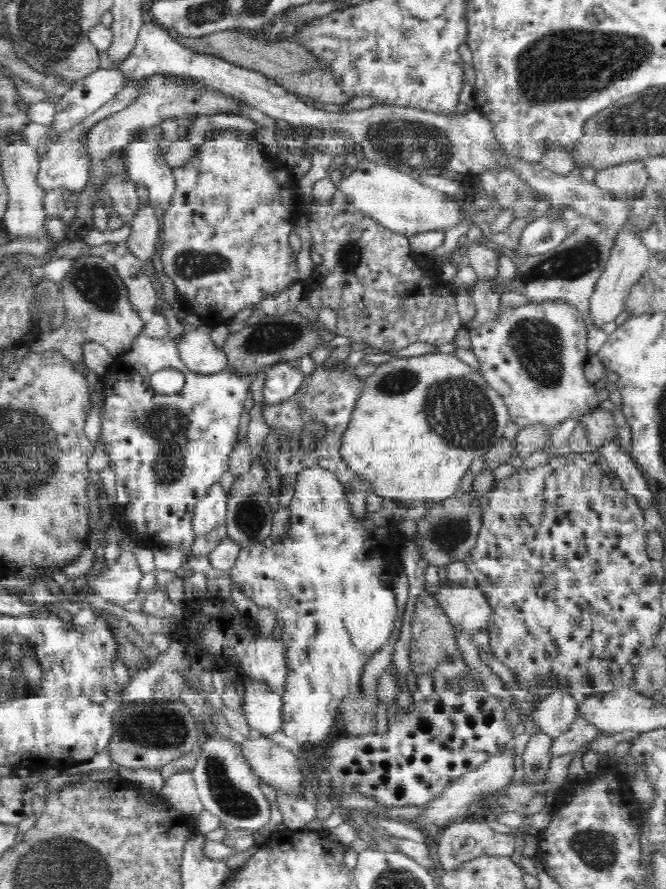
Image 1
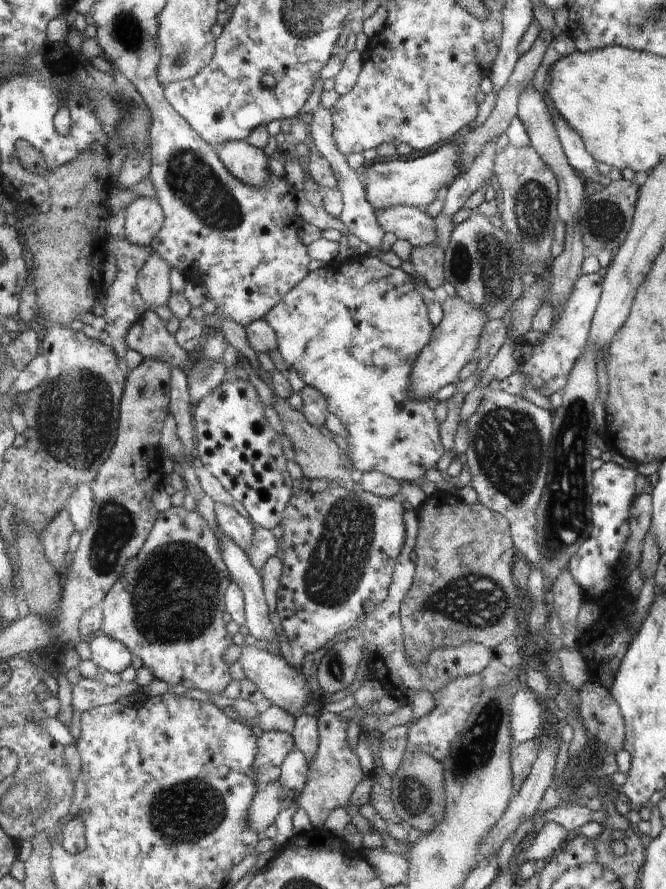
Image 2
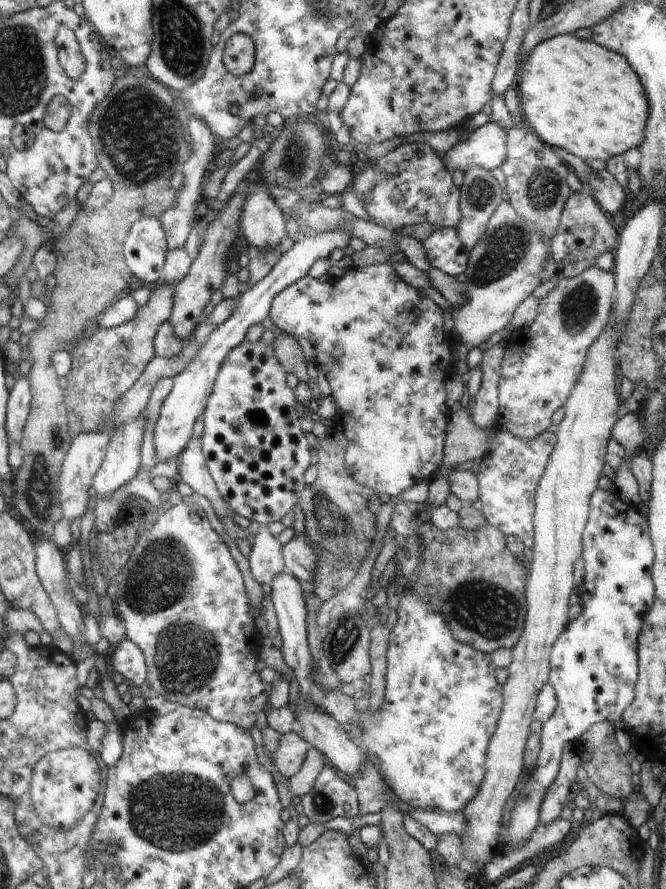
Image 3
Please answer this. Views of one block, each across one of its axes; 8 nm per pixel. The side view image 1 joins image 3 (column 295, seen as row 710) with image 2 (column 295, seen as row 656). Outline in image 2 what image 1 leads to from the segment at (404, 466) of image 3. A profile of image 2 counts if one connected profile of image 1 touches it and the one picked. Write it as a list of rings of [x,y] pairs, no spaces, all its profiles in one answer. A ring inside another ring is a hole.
[[[376,257],[362,258],[362,260],[351,260],[345,263],[330,262],[324,264],[323,267],[316,271],[312,271],[310,275],[304,278],[298,286],[294,287],[290,294],[278,303],[274,309],[267,312],[266,322],[274,329],[277,338],[277,348],[282,354],[289,369],[296,370],[306,385],[317,388],[327,400],[328,412],[336,414],[344,424],[348,437],[348,456],[352,459],[358,472],[378,471],[386,476],[396,479],[400,483],[410,483],[419,487],[425,480],[424,474],[426,470],[438,466],[437,462],[442,458],[446,449],[442,445],[442,436],[440,436],[440,424],[436,421],[436,400],[434,398],[423,398],[416,400],[411,396],[412,388],[412,370],[420,352],[430,343],[430,336],[434,336],[432,332],[432,324],[428,320],[428,310],[426,304],[422,300],[422,296],[416,290],[416,284],[412,282],[412,278],[402,272],[400,267],[390,268],[388,264],[378,260]]]

